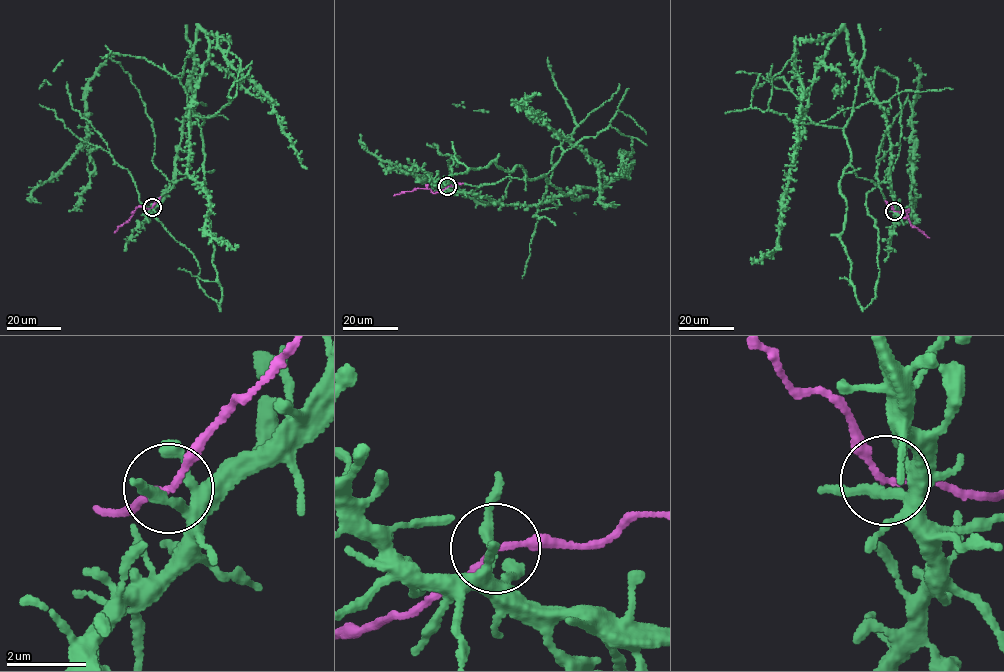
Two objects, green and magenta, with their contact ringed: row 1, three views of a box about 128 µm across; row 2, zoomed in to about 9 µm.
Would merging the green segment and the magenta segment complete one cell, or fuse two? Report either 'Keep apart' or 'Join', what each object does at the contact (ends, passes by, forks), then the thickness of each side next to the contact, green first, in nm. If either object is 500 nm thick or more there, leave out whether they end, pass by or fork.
Join. At the ring green passes by. At the ring magenta passes by. Thickness 200 nm (green) against 150 nm

